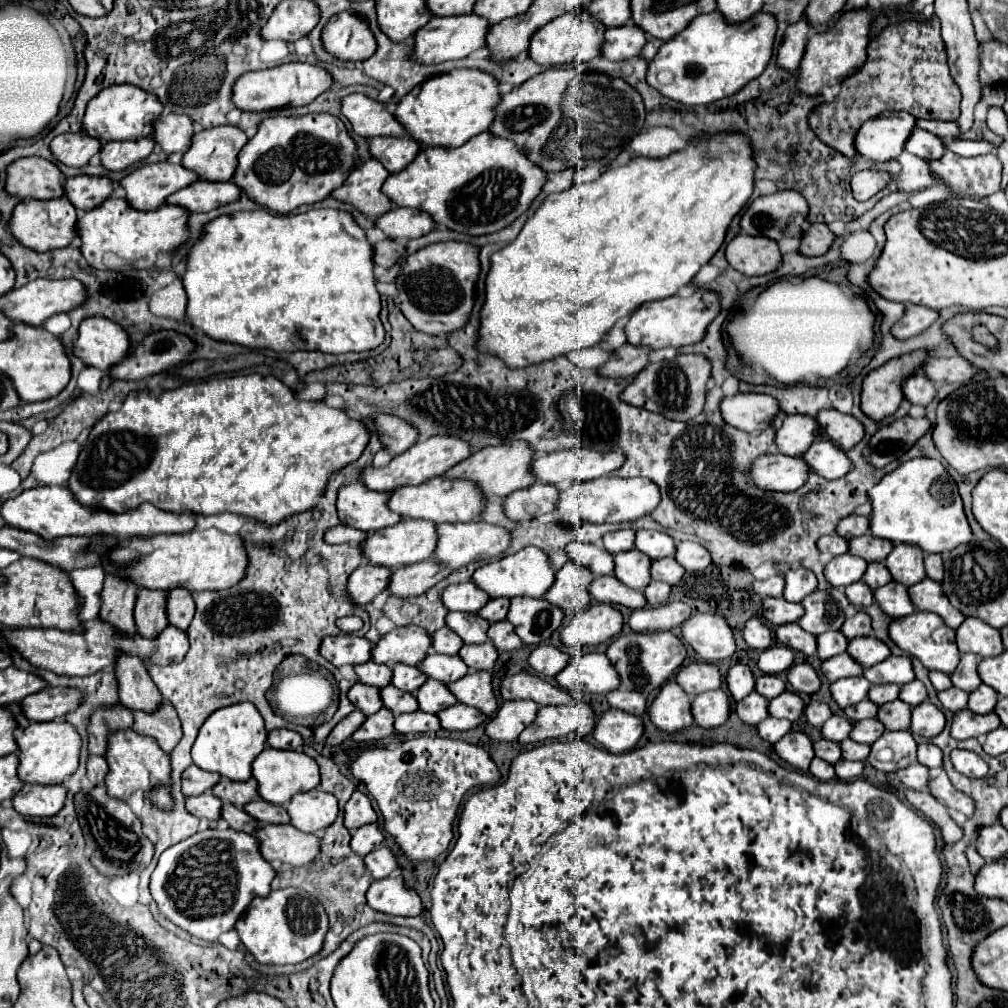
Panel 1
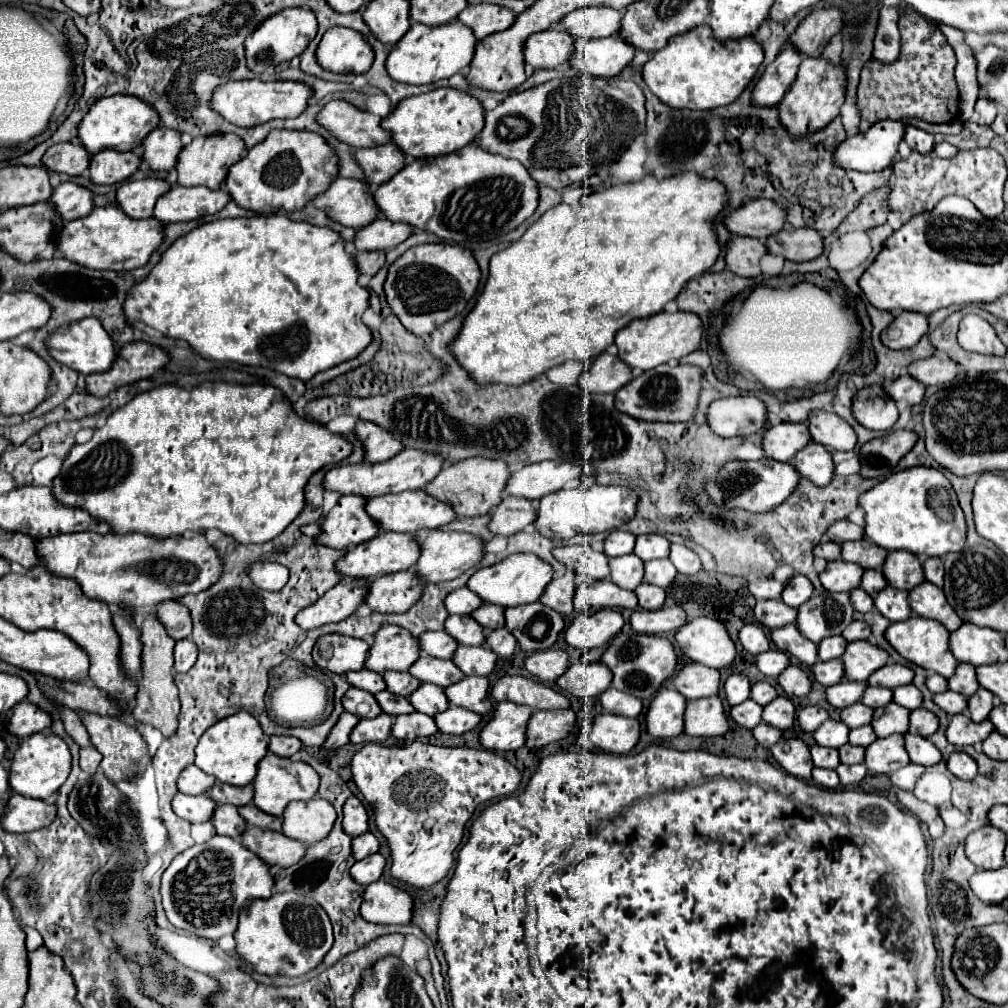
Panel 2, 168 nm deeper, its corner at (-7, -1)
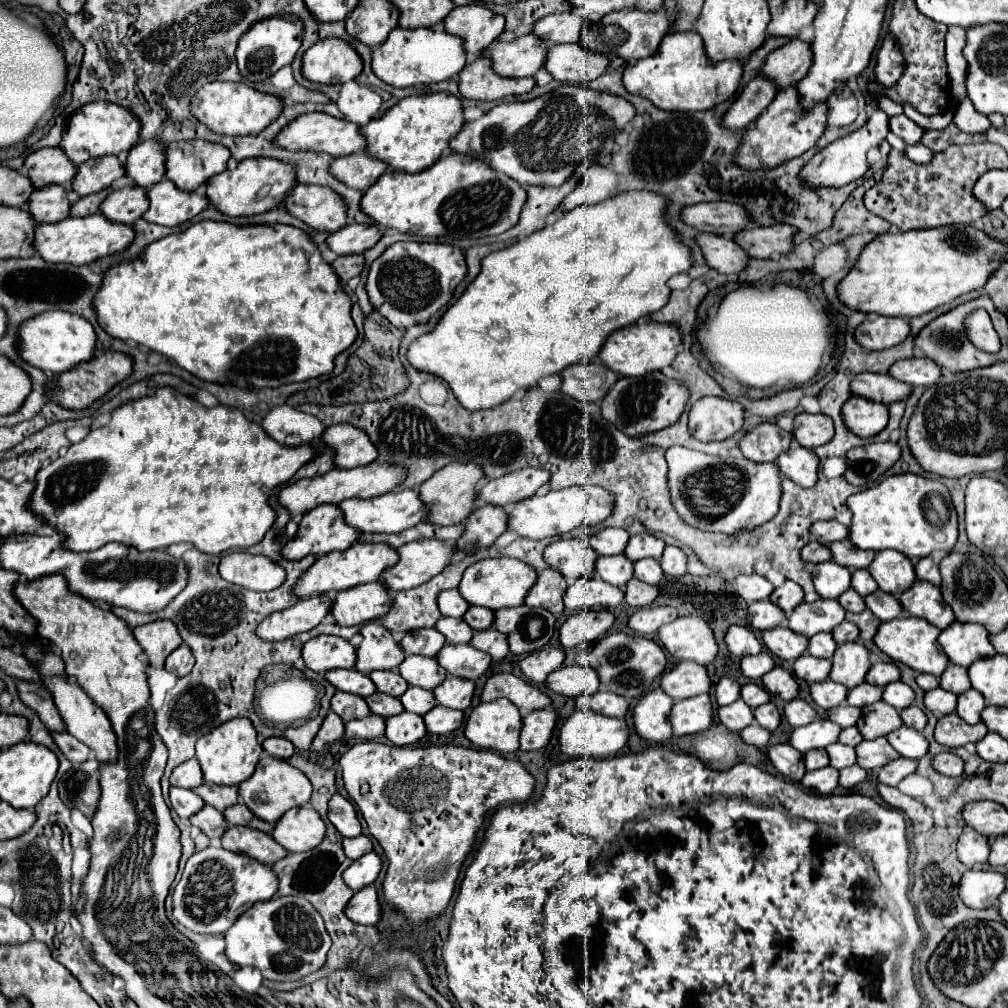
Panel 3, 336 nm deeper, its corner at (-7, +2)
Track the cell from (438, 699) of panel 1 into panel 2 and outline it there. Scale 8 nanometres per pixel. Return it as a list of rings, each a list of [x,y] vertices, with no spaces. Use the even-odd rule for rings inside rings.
[[[422,683],[410,697],[410,703],[416,711],[434,717],[440,711],[448,709],[448,697],[442,687],[434,687],[432,683]]]

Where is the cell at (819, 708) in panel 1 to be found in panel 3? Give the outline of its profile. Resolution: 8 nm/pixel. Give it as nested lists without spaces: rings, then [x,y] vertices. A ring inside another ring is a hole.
[[[796,698],[796,700],[786,702],[784,718],[788,720],[790,726],[798,728],[798,726],[804,726],[804,724],[810,724],[816,718],[816,712],[814,712],[814,708],[810,704],[806,704],[804,700]]]

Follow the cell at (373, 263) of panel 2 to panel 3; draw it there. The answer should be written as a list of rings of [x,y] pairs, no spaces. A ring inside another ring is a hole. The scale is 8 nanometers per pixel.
[[[338,256],[330,266],[340,278],[340,282],[348,282],[350,278],[360,274],[360,270],[364,268],[364,258],[362,256]]]

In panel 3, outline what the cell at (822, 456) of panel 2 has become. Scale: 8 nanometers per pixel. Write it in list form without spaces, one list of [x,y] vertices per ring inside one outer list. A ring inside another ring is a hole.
[[[792,442],[786,452],[776,460],[778,470],[798,486],[814,486],[818,480],[818,456],[812,450]]]

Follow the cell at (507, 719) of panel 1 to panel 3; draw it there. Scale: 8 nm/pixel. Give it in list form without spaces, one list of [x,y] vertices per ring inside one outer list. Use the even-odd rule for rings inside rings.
[[[510,700],[480,702],[466,720],[464,736],[478,748],[502,754],[518,750],[522,716]]]

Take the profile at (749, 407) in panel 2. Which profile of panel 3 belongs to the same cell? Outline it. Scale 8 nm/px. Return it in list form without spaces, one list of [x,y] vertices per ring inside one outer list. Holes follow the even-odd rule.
[[[704,396],[692,404],[688,414],[688,430],[700,442],[726,440],[742,428],[744,408],[726,398]]]

